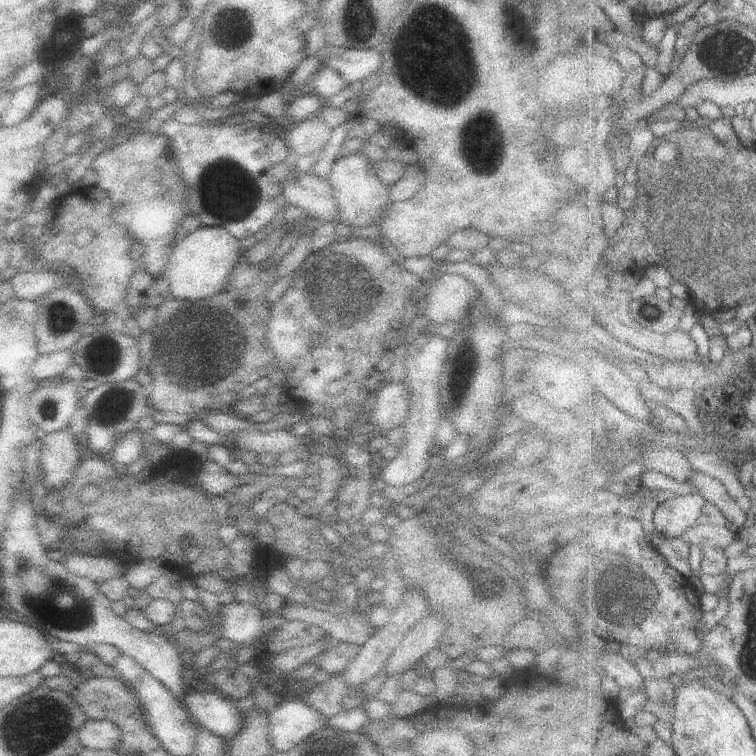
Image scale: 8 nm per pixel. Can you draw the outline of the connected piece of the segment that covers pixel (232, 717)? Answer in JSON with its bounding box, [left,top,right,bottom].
[183,690,245,740]

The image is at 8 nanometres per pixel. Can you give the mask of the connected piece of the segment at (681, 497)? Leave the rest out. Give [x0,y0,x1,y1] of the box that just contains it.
[654,489,708,540]

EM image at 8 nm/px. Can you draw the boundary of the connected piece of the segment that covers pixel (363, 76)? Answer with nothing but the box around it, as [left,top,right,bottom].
[324,46,382,84]

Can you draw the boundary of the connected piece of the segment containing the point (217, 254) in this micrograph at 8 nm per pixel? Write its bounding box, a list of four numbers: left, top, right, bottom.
[161,226,244,300]

